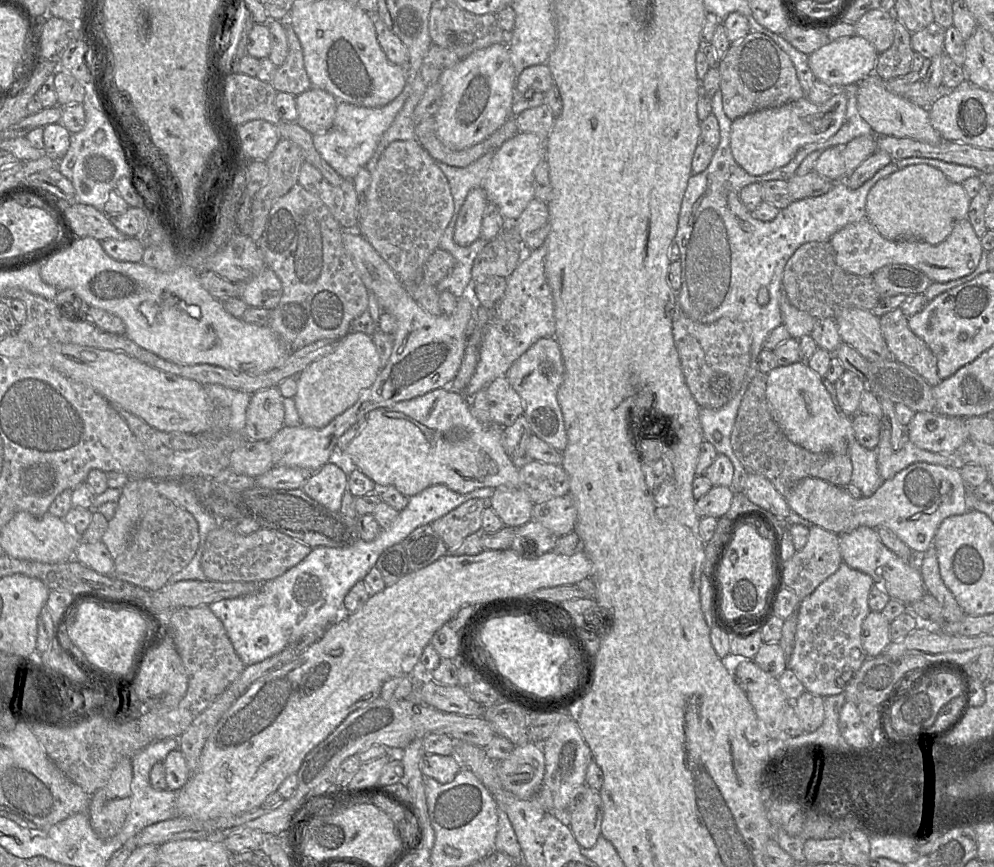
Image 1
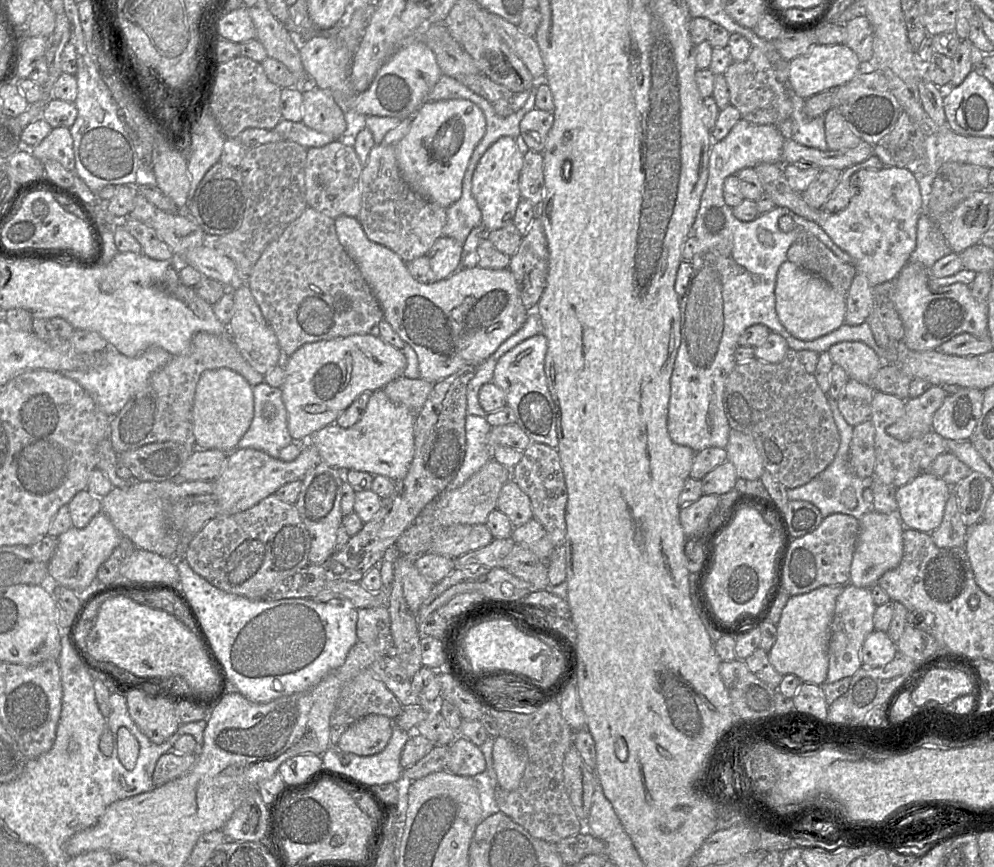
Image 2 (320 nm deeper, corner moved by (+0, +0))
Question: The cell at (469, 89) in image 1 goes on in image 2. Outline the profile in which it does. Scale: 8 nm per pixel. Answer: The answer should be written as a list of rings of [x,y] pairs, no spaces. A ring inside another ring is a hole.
[[[467,99],[425,101],[410,117],[408,133],[396,144],[404,181],[420,196],[448,208],[462,194],[462,181],[472,153],[486,132],[483,111]]]

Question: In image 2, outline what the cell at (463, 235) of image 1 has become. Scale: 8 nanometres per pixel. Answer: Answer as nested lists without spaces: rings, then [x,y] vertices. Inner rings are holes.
[[[441,236],[428,251],[430,267],[434,273],[435,281],[443,280],[461,266],[463,245],[457,240],[447,236]]]

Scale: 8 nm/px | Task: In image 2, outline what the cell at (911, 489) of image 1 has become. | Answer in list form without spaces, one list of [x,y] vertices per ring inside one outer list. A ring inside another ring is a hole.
[[[930,471],[896,489],[898,514],[905,528],[924,533],[937,529],[952,487]]]

